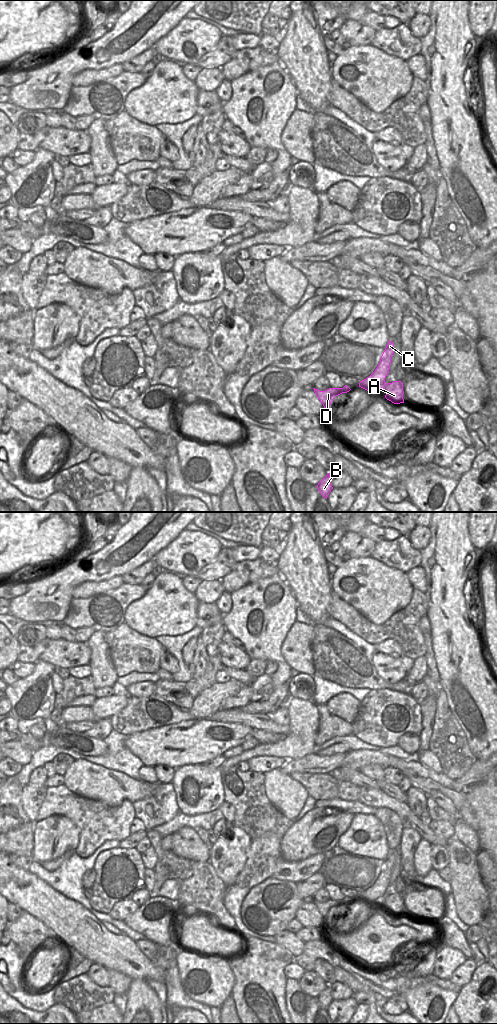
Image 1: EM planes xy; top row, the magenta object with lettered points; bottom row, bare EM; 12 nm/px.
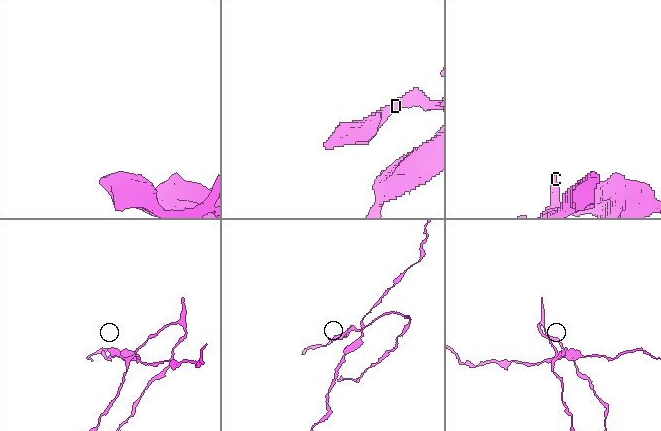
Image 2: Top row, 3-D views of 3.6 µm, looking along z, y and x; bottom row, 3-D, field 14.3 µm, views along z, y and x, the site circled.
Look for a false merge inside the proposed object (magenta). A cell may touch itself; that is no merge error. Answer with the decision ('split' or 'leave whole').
split

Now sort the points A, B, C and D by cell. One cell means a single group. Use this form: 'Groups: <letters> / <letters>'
Groups: A / B C D

